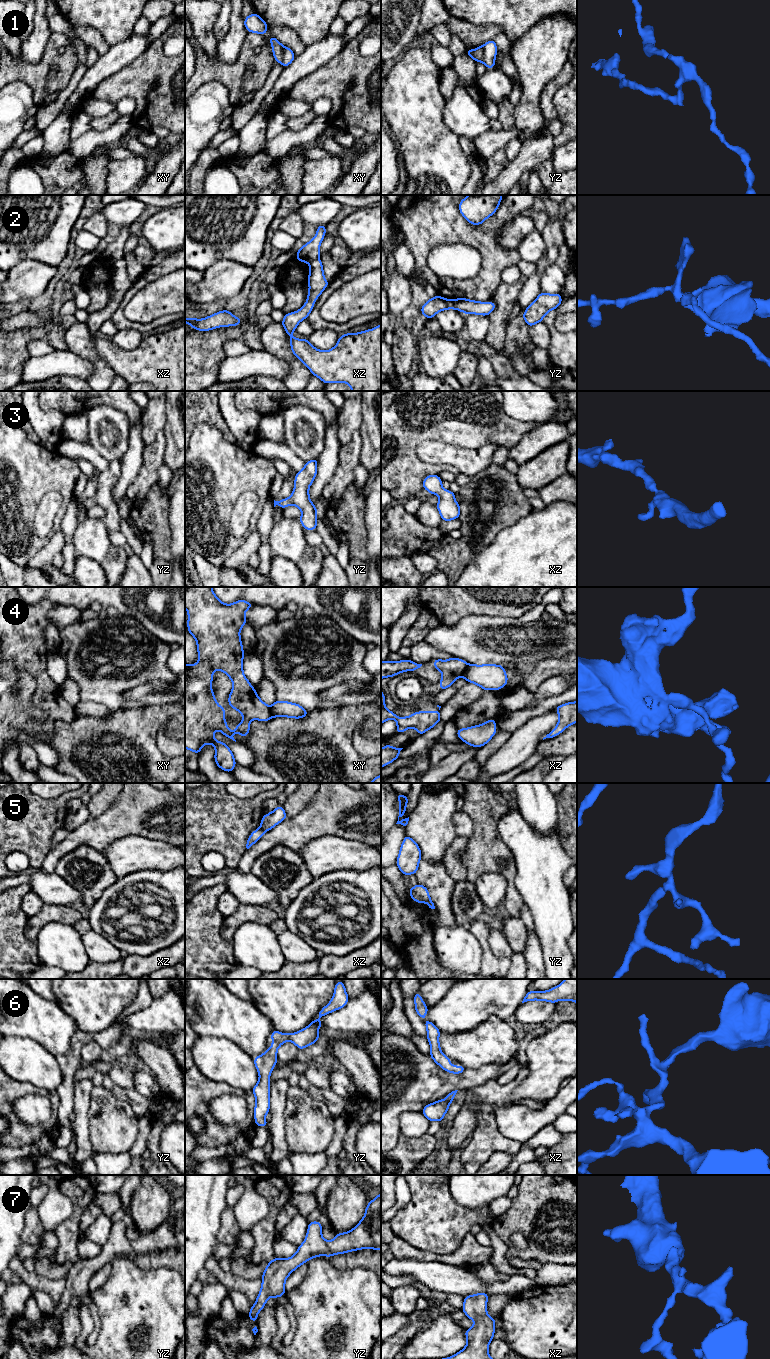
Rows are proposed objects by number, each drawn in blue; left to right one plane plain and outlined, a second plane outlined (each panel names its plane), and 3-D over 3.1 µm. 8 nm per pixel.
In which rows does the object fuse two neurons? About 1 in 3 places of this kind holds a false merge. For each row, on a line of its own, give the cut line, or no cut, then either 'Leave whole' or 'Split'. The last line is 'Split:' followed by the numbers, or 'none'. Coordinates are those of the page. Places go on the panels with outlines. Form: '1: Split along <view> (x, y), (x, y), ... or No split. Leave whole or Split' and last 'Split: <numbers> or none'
1: Split along yz (482, 46), (484, 63). Split
2: Split along xz (318, 258), (309, 264). Split
3: No split. Leave whole
4: Split along xz (468, 665), (462, 676). Split
5: Split along xz (260, 827), (265, 831). Split
6: No split. Leave whole
7: No split. Leave whole
Split: 1, 2, 4, 5

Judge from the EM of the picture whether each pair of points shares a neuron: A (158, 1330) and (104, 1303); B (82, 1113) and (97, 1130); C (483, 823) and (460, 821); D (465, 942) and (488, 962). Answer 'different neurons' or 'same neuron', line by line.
A: same neuron
B: different neurons
C: different neurons
D: different neurons

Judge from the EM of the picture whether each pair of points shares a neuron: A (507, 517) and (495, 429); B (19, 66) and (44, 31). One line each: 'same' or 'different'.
A: different
B: different

